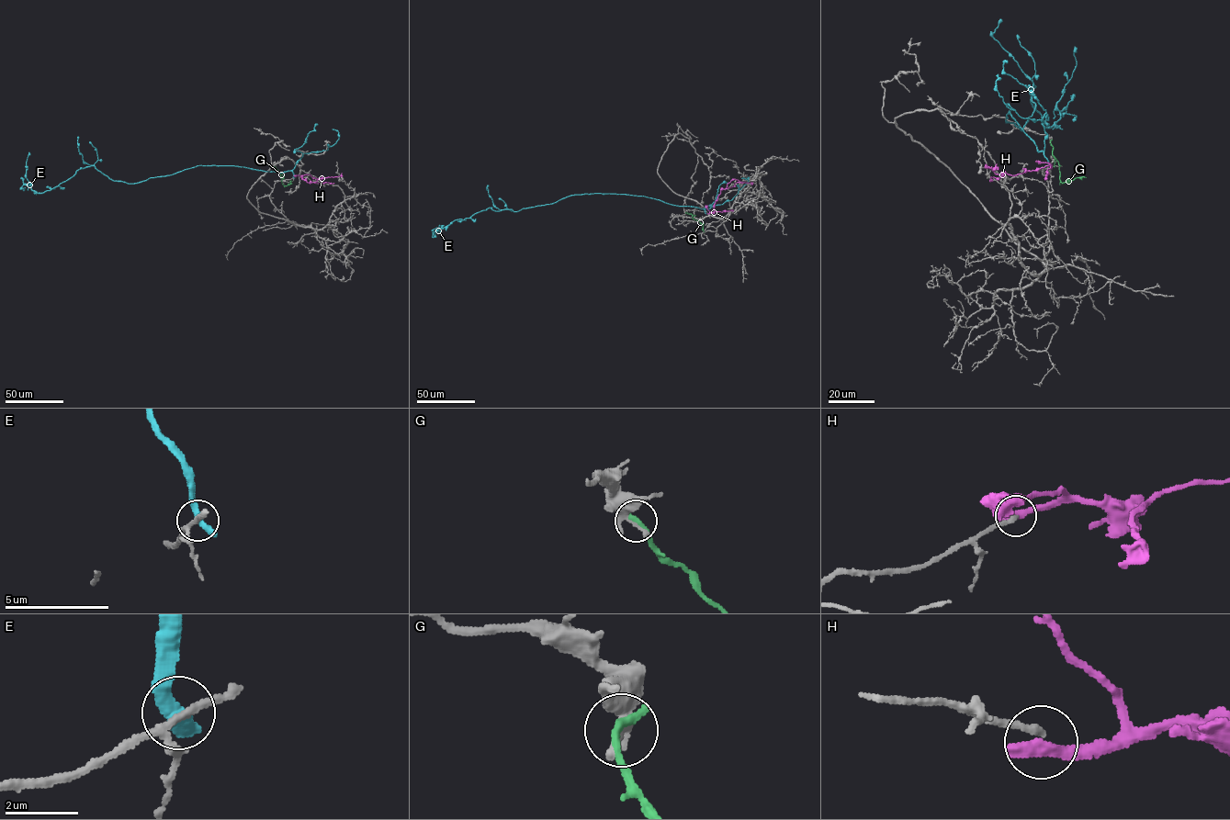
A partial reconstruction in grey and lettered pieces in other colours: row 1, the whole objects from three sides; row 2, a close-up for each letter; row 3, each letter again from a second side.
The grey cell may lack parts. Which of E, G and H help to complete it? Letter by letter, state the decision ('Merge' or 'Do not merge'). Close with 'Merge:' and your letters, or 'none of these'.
E: Do not merge
G: Do not merge
H: Do not merge
Merge: none of these

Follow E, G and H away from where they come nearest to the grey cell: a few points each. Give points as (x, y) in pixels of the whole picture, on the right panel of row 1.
E: (1049, 166), (1007, 114), (1021, 130), (1035, 109), (1033, 84), (1030, 101), (1043, 125), (1055, 123), (1076, 47)
G: (1050, 140), (1052, 153), (1059, 166), (1060, 181), (1086, 177)
H: (1050, 165), (1012, 175), (1000, 175), (986, 167), (994, 169), (997, 163)

